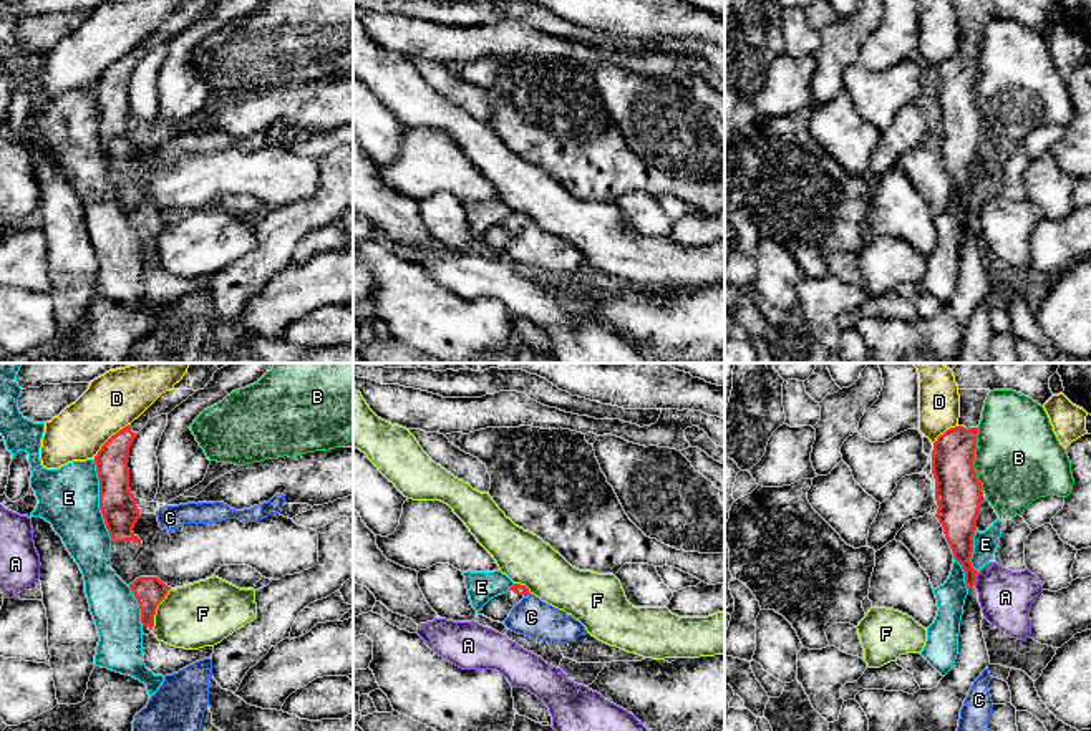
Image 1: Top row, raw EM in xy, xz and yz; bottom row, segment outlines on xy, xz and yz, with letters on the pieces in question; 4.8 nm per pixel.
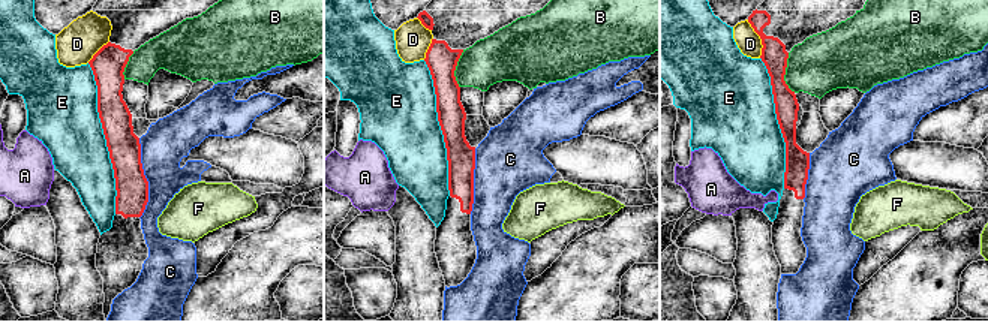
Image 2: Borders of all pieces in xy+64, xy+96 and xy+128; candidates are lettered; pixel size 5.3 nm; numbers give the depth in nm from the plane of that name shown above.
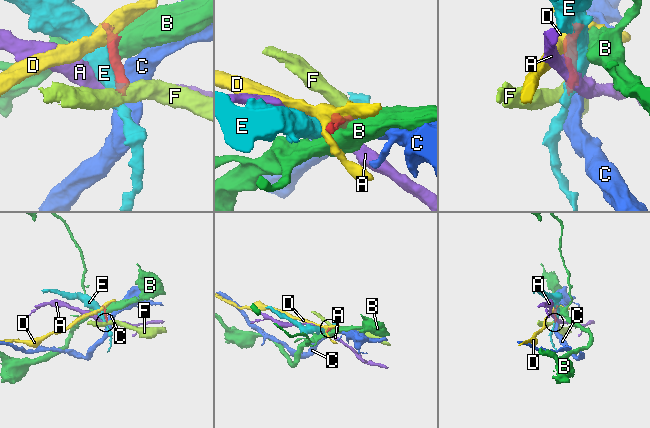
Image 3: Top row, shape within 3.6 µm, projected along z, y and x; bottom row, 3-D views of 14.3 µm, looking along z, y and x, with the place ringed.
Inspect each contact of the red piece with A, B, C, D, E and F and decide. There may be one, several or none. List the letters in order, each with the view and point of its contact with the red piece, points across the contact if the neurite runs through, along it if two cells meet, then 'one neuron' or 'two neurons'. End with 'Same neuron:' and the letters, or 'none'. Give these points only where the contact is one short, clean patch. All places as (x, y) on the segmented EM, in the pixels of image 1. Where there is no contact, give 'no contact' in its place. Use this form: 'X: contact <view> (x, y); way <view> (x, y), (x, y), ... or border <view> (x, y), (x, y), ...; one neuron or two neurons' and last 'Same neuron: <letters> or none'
A: contact yz (975, 579); border yz (979, 572), (974, 585); two neurons
B: contact yz (974, 459); two neurons
C: contact xz (526, 594); border xz (529, 592), (524, 597); two neurons
D: contact xy (108, 440); border xy (128, 423), (93, 458); two neurons
E: contact xy (100, 501); two neurons
F: contact xy (155, 610); border xy (171, 589), (156, 609), (151, 630); two neurons
Same neuron: none

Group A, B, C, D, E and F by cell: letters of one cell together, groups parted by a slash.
A / B / C / D / E / F

